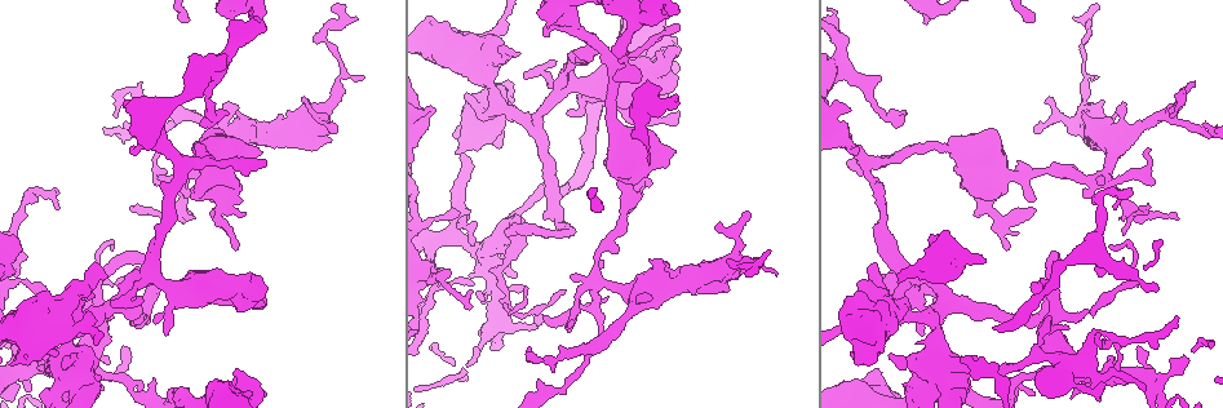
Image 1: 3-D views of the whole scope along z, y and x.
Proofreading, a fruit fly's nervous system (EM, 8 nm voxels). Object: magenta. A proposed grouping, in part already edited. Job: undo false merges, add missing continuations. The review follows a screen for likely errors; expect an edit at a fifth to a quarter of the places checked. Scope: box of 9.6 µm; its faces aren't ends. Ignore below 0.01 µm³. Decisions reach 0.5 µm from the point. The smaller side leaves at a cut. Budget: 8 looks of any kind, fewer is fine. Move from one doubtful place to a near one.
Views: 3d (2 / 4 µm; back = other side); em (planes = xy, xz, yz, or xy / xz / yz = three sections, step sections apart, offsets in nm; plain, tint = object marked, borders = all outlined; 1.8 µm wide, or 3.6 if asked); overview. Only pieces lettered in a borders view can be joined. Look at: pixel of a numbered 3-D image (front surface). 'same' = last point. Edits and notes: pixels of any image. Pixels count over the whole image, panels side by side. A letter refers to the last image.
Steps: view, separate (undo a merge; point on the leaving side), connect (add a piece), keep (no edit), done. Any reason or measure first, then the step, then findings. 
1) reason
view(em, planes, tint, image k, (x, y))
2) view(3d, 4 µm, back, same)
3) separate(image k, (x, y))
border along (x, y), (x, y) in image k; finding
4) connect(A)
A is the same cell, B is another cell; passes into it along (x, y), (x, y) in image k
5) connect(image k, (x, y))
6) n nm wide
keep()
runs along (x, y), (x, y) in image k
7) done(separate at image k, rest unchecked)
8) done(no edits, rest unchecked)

tapers out
view(3d, 2 µm, image 1, (680, 25))

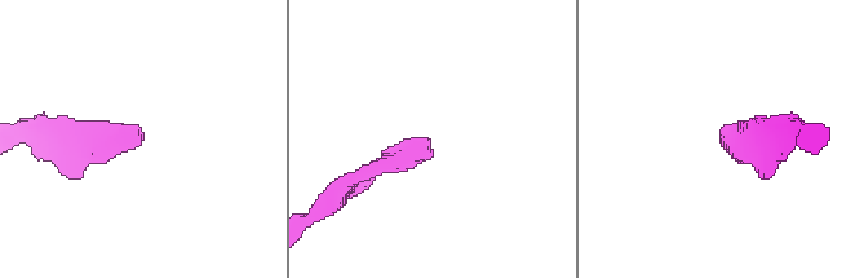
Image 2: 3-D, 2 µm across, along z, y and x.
need the tissue
view(em, yz, step 16, tint, image 2, (429, 145))

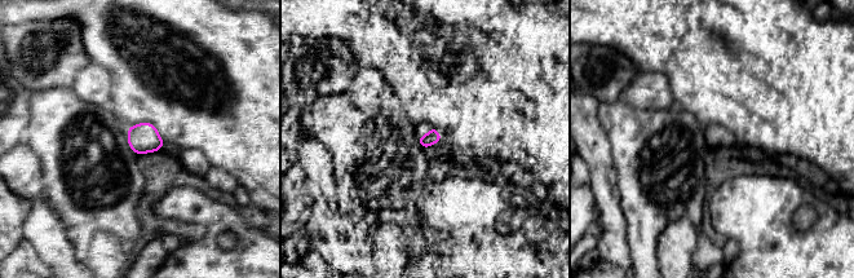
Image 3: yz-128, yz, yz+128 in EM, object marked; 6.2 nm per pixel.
view(em, planes, borders, same)

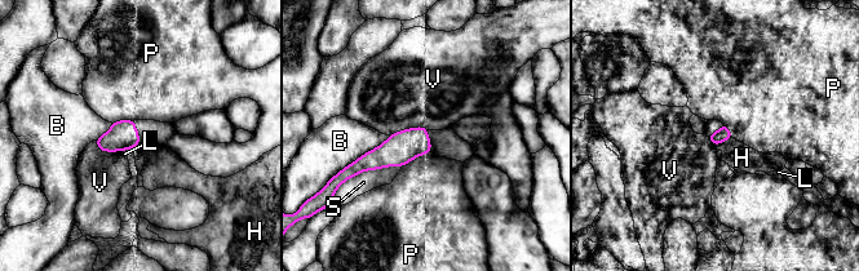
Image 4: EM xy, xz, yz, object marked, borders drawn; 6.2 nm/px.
90 nm wide; B touches over 360 nm
keep()
B, H, L, P, S and V are other cells; no lettered piece goes on from it

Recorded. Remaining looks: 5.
sharp bend
view(3d, 4 µm, image 1, (80, 381))

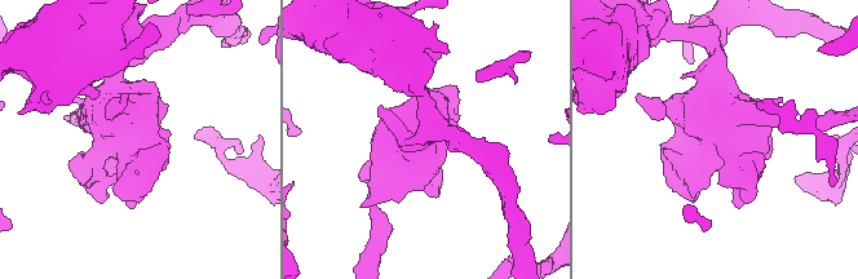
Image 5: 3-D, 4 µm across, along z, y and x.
view(em, yz, step 16, tint, image 5, (140, 141))

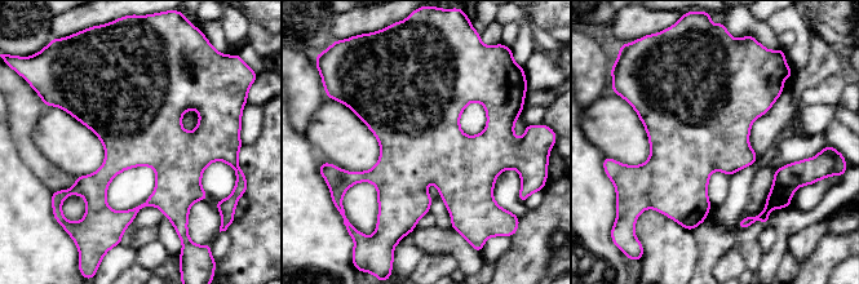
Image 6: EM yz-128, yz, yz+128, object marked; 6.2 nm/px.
another direction
view(em, planes, borders, same)

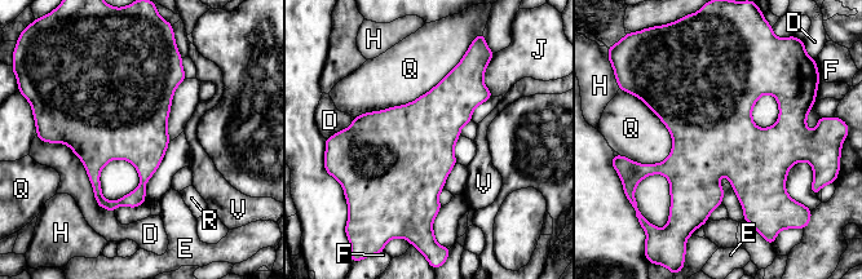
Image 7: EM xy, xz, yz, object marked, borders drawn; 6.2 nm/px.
keep()
D, E, F, H, J, Q, R and V are other cells; border along (456, 163), (442, 187) in image 7; all the same cell

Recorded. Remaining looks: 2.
arms run side by side
view(em, planes, tint, image 1, (485, 250))

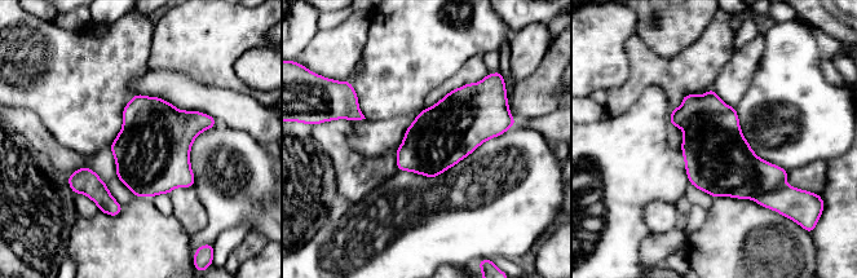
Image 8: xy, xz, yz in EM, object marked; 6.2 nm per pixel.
view(em, planes, borders, same)

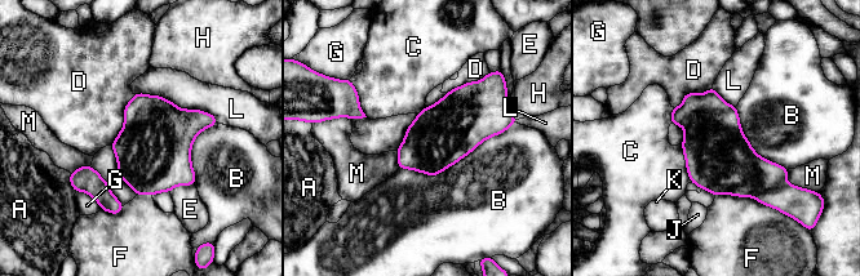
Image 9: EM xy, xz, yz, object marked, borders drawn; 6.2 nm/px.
380 nm wide
keep()
A, B, C, D, E, F, G, H, J, K, L and M are other cells; border along (134, 94), (110, 145) in image 9; one cell here

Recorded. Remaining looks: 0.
done(no edits, rest unchecked)

